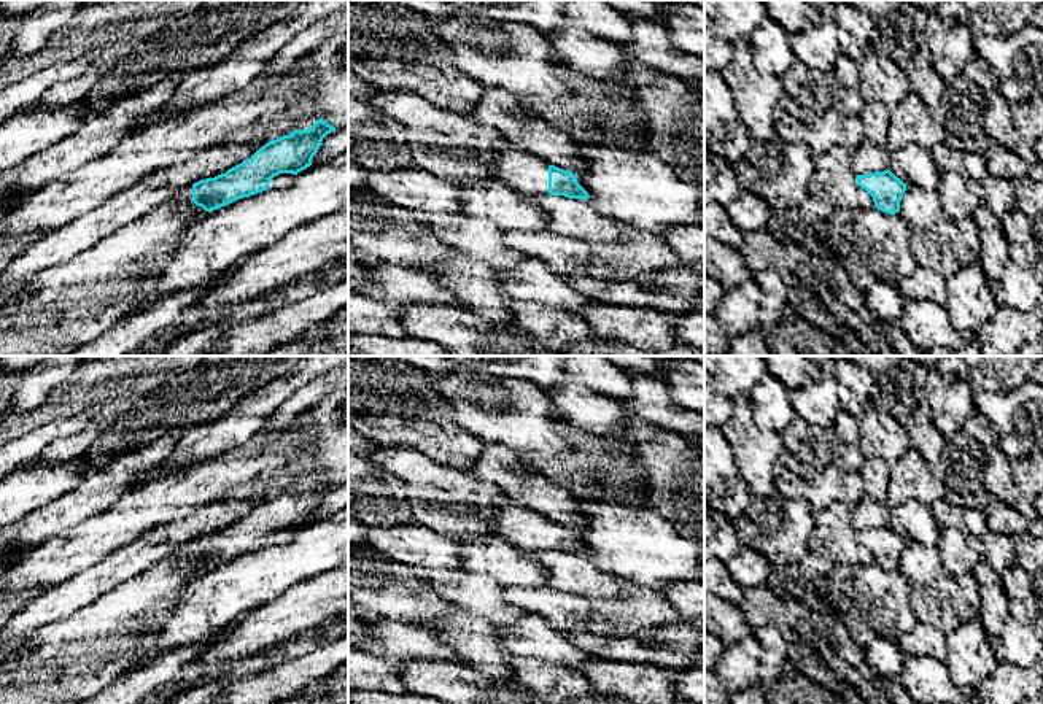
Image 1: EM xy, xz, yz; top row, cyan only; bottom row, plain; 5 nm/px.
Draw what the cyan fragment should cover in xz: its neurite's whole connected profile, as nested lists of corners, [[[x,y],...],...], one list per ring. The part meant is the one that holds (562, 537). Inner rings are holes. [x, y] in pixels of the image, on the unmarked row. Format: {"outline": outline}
{"outline": [[[549,521],[549,550],[568,555],[588,555],[588,548],[577,539],[572,528]]]}

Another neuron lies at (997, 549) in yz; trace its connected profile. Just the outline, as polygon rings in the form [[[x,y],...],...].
[[[986,529],[983,534],[970,537],[970,543],[979,553],[981,561],[998,574],[1016,564],[1014,539],[1005,532]]]

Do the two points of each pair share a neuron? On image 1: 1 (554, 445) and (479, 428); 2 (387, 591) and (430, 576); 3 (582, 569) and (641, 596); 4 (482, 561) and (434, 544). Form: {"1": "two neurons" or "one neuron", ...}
{"1": "one neuron", "2": "two neurons", "3": "one neuron", "4": "two neurons"}

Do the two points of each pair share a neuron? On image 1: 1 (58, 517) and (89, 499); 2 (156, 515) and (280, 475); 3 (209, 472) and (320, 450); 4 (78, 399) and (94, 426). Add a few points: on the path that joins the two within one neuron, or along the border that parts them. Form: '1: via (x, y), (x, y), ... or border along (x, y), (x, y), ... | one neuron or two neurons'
1: via (65, 512), (81, 502) | one neuron
2: border along (255, 477), (194, 510) | two neurons
3: border along (317, 431), (310, 444) | two neurons
4: via (86, 401), (96, 410), (96, 418) | one neuron

